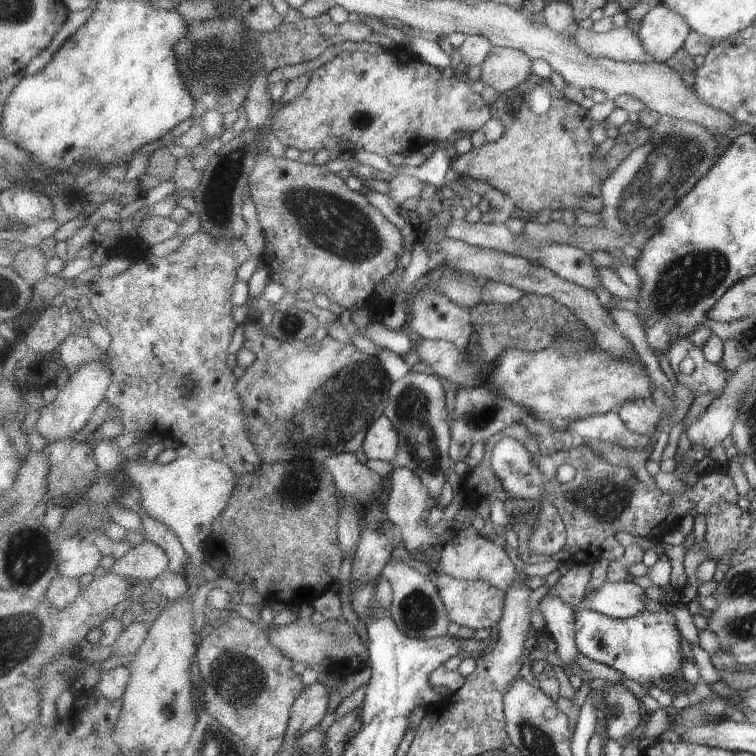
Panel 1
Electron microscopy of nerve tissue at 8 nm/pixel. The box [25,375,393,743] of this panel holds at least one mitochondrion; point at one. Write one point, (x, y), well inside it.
(239, 680)

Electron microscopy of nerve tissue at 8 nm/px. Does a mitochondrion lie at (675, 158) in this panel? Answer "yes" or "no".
yes

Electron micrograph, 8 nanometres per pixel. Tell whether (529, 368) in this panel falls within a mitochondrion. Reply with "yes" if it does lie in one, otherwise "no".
no

